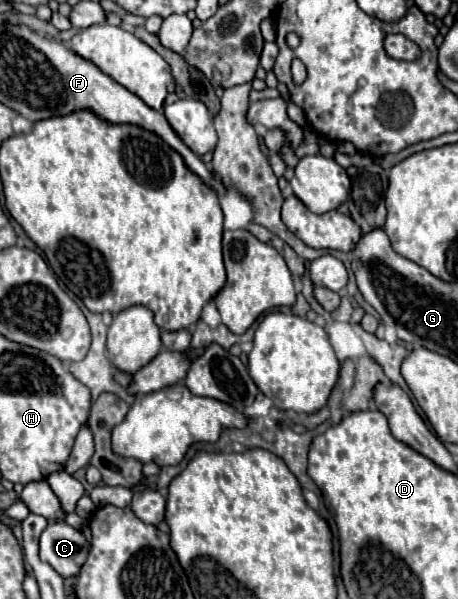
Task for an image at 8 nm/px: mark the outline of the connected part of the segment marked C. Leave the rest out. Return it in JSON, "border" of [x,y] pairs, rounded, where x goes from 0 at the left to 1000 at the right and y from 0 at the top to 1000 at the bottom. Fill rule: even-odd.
{"border":[[[111,870],[103,876],[85,900],[85,910],[90,937],[107,940],[138,967],[172,960],[199,917],[194,903],[172,883],[124,870]]]}

